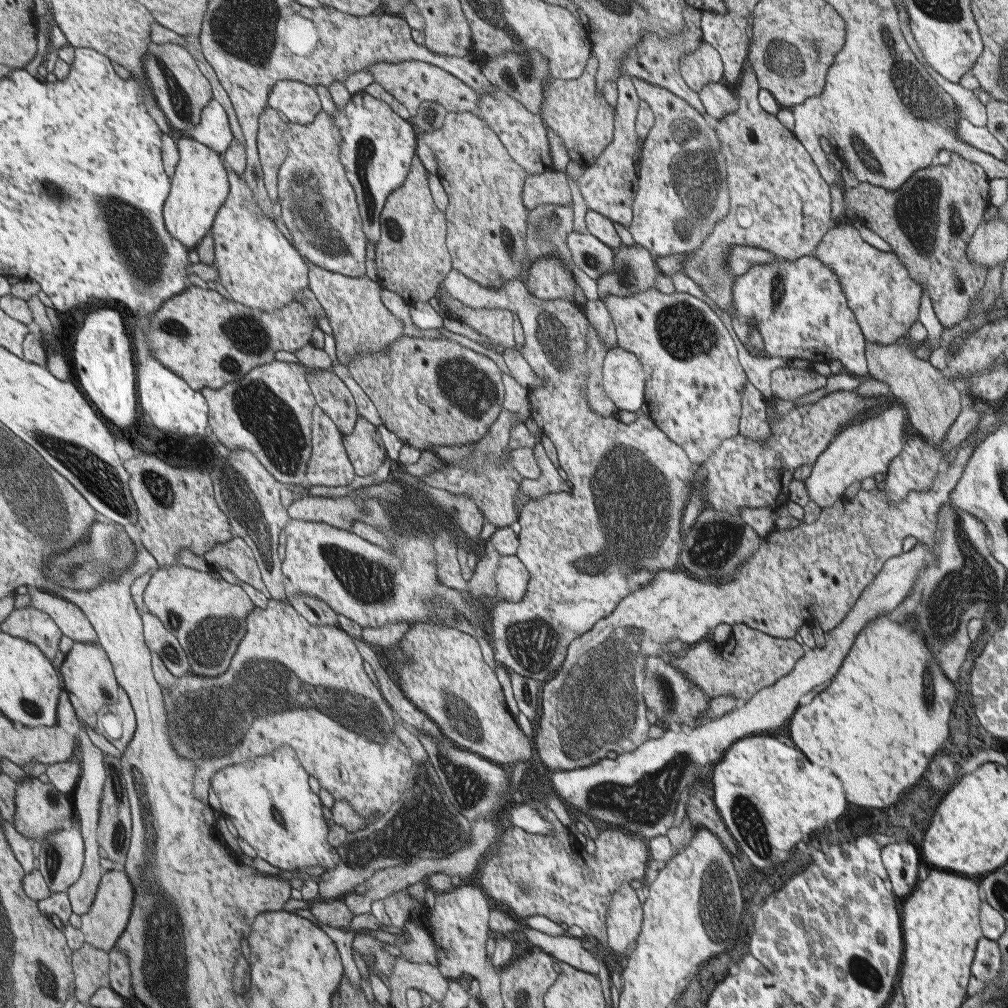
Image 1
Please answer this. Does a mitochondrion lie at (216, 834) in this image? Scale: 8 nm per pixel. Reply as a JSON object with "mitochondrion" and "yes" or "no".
{"mitochondrion":"no"}

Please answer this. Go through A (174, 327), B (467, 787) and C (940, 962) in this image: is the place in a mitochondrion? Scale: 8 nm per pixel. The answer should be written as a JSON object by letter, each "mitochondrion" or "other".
{"A":"mitochondrion","B":"mitochondrion","C":"other"}

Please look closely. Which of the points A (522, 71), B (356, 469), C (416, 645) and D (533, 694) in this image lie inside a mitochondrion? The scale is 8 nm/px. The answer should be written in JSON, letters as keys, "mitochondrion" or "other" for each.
{"A":"mitochondrion","B":"other","C":"other","D":"mitochondrion"}

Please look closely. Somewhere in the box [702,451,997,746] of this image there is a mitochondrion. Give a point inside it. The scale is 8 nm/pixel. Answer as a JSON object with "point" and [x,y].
{"point":[970,579]}

